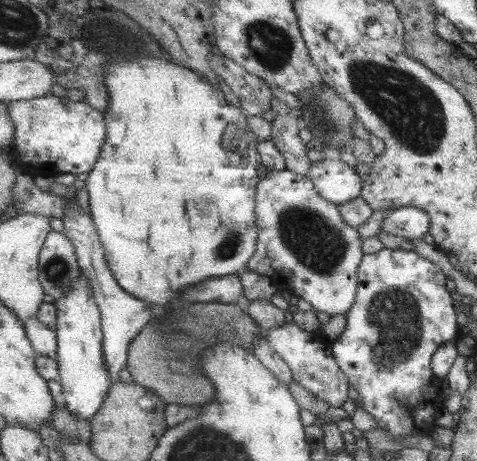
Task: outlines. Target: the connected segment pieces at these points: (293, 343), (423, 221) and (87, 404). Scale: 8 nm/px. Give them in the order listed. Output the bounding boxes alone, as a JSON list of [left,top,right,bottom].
[[268,321,349,408],[382,205,432,240],[53,273,111,420]]

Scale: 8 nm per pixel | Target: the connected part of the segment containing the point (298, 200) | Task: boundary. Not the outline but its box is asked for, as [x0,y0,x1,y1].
[245,168,366,316]

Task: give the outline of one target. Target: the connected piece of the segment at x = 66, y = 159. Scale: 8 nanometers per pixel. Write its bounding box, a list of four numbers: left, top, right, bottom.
[7,93,107,178]

